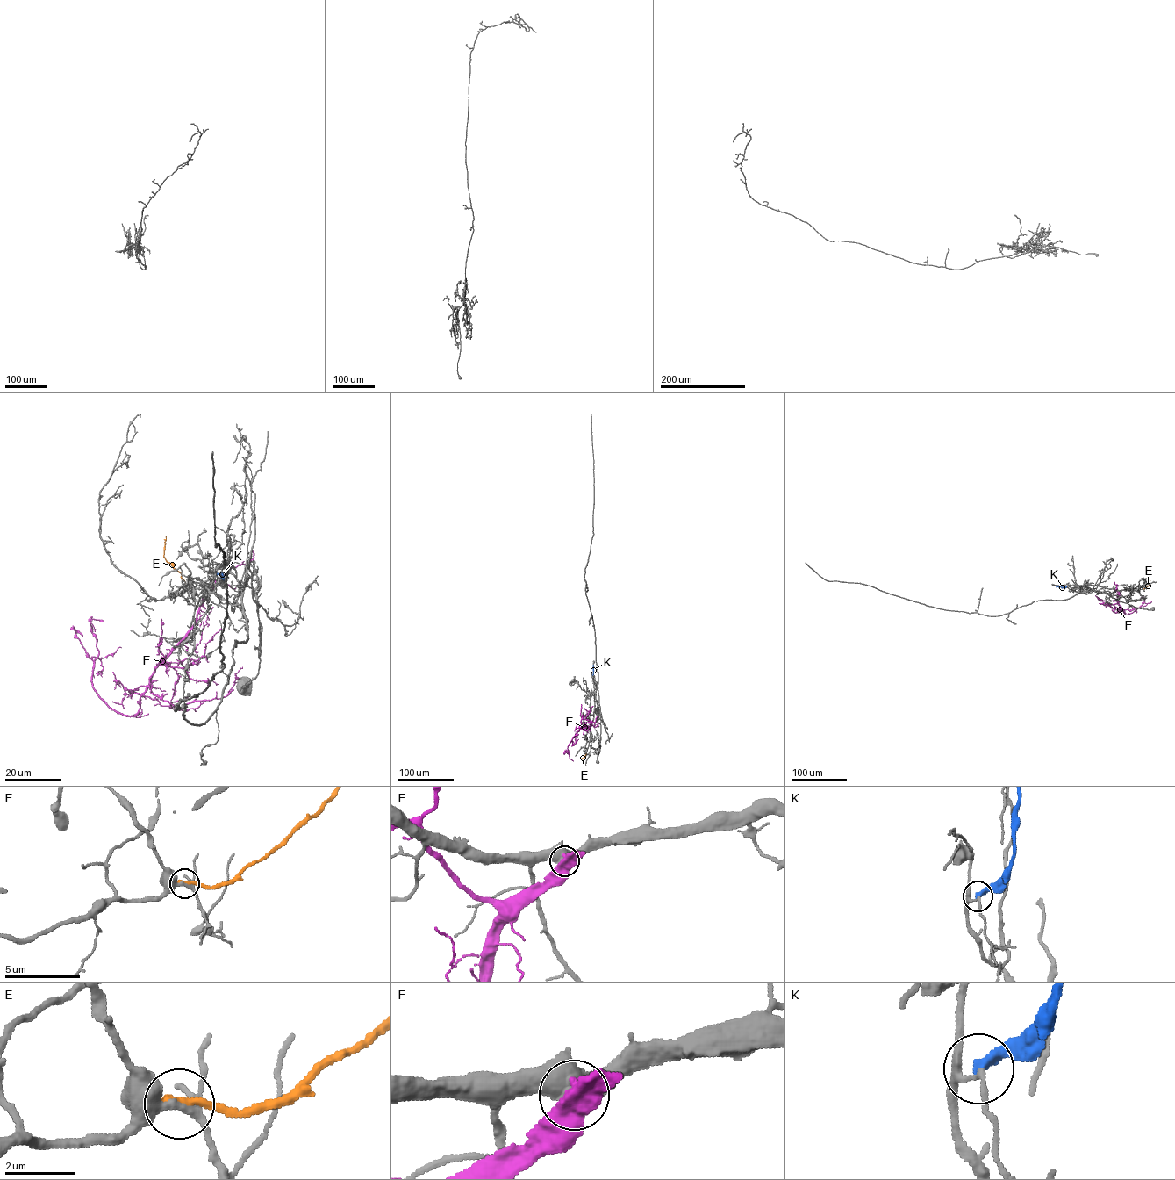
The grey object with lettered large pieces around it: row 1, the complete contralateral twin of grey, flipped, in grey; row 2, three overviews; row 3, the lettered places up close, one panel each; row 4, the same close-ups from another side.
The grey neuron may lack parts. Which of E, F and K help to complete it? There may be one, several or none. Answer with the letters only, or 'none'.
none

